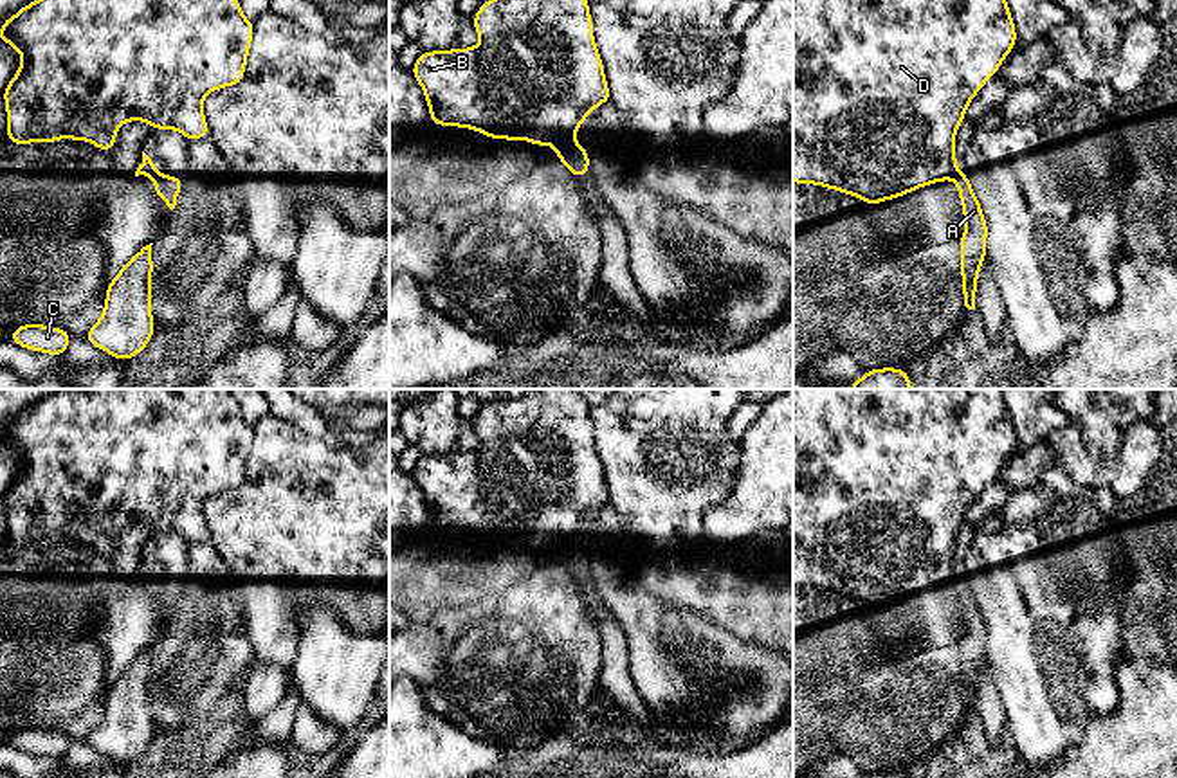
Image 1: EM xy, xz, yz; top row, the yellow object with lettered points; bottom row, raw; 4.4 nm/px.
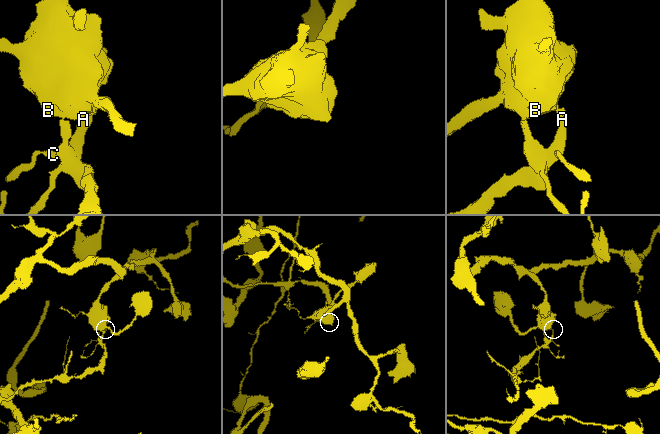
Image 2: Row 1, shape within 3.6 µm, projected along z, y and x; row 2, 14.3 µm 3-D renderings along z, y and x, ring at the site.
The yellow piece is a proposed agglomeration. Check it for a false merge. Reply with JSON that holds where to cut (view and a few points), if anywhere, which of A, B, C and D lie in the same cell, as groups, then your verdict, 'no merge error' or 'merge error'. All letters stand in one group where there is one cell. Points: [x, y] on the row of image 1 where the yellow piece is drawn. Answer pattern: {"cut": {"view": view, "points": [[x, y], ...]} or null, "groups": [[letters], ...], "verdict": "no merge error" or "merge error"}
{"cut": {"view": "xz", "points": [[574, 141], [556, 153]]}, "groups": [["A", "C"], ["B", "D"]], "verdict": "merge error"}

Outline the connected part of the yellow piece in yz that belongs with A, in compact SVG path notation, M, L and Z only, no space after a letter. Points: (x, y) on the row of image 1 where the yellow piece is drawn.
M959 173L955 182L957 182L959 200L963 204L963 216L966 222L966 231L959 240L963 299L968 310L975 310L977 279L979 279L981 265L986 261L988 223L984 220L982 207L973 193L968 175Z

